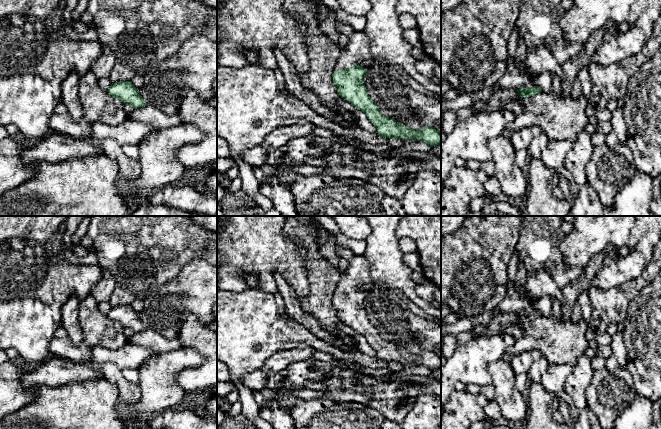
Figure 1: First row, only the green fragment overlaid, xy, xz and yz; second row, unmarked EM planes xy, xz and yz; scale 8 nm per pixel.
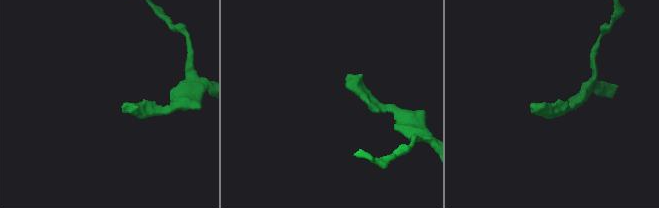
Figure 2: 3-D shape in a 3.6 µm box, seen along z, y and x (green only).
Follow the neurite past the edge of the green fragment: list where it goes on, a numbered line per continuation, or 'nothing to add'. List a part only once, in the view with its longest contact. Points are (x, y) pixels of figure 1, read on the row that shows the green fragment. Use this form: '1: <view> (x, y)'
1: xz (357, 50)

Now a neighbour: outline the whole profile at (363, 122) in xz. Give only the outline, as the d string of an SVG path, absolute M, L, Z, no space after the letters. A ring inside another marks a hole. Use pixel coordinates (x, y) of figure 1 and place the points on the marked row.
M343 98L338 99L338 103L345 110L356 116L355 122L360 128L363 128L374 135L378 135L376 127L370 122L364 112L358 110L355 106L353 106Z

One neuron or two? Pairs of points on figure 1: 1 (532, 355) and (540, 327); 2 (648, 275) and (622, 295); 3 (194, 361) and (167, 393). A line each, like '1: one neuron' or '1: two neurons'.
1: two neurons
2: one neuron
3: one neuron

